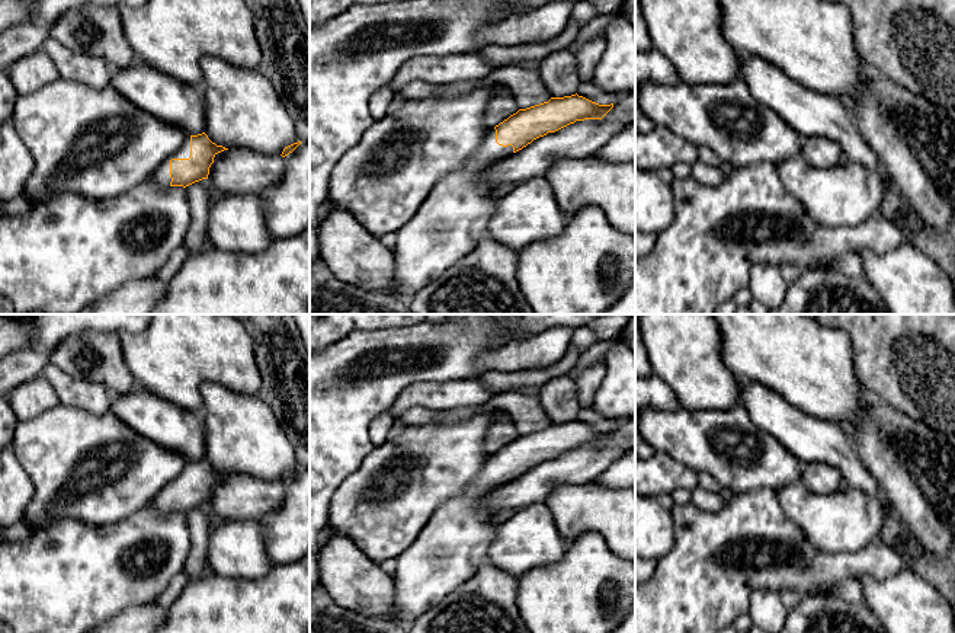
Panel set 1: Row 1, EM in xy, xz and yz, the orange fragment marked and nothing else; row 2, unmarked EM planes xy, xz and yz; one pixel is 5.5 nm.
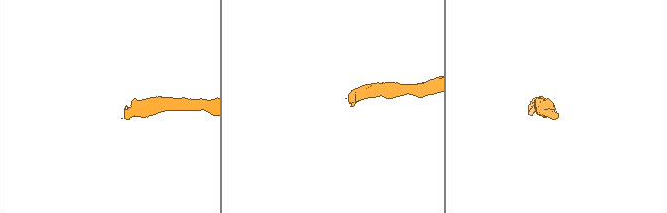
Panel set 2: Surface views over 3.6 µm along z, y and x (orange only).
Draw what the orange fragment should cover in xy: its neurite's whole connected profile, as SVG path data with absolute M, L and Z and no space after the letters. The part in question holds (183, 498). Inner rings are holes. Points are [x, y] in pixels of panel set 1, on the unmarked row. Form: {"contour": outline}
{"contour": "M205 458L188 461L183 470L167 483L150 502L156 512L189 512L208 505L214 483L228 476L212 469Z"}

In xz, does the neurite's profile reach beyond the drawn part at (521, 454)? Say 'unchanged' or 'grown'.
grown

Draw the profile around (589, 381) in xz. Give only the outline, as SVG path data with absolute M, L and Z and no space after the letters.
M600 361L586 368L577 378L579 403L581 409L592 409L593 399L606 374L606 364Z

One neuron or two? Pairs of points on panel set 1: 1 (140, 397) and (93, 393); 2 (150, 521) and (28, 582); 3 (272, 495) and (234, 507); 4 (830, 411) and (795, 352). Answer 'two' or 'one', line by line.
1: two
2: one
3: one
4: one

